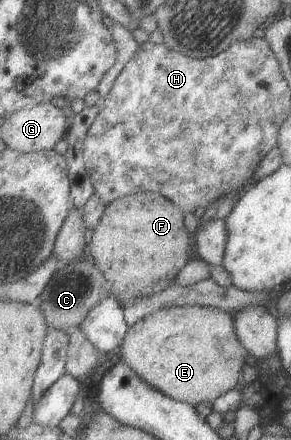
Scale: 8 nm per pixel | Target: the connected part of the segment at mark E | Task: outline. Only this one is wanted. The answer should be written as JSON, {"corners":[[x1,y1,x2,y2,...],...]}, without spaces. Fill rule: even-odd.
{"corners":[[170,306,143,317,126,334,121,345,121,359,126,361,142,379,158,387,162,393,192,405,212,403,240,383,248,349,238,337,234,316,229,311,212,306]]}

